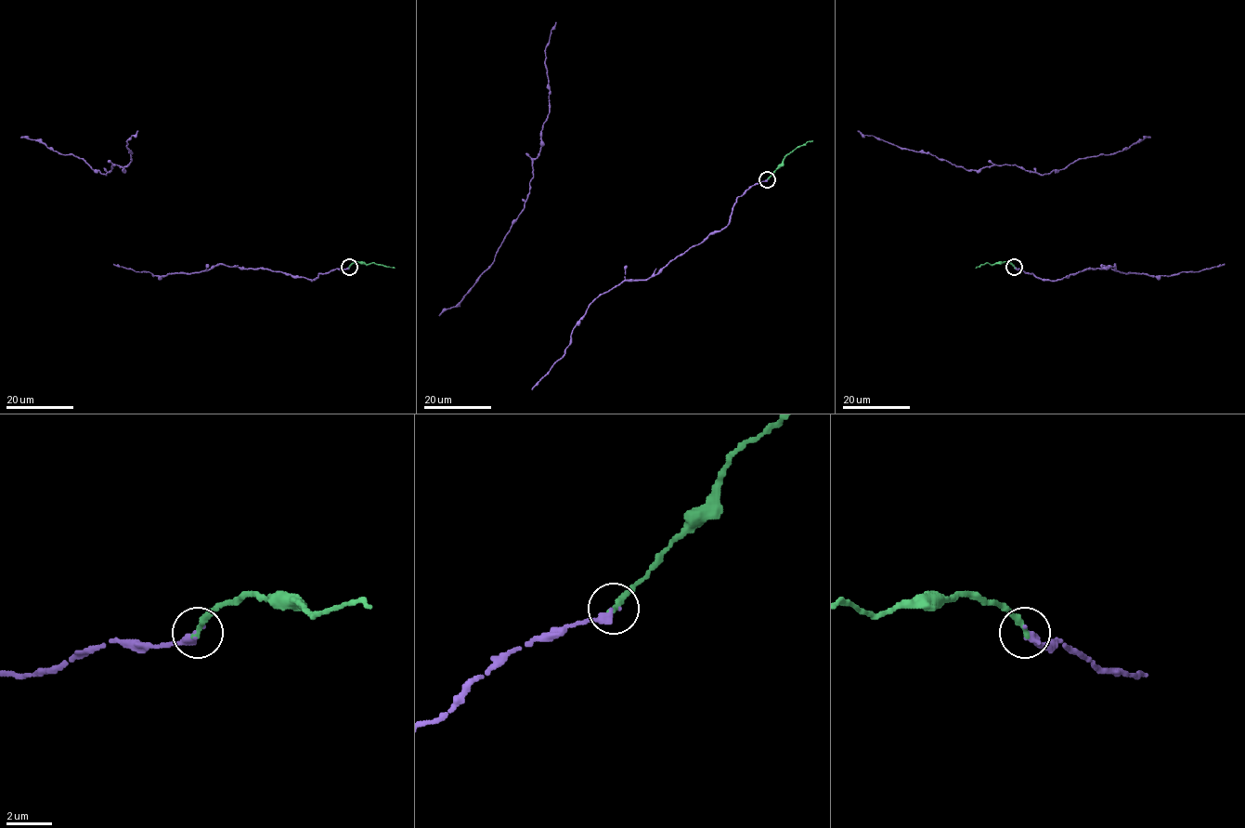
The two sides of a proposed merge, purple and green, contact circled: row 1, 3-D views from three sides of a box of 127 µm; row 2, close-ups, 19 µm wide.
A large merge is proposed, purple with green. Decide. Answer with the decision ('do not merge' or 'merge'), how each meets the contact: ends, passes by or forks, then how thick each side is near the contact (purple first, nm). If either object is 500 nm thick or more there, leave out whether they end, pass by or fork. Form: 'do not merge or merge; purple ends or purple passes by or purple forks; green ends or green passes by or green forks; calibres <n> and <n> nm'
merge; purple ends; green ends; calibres 360 and 320 nm

